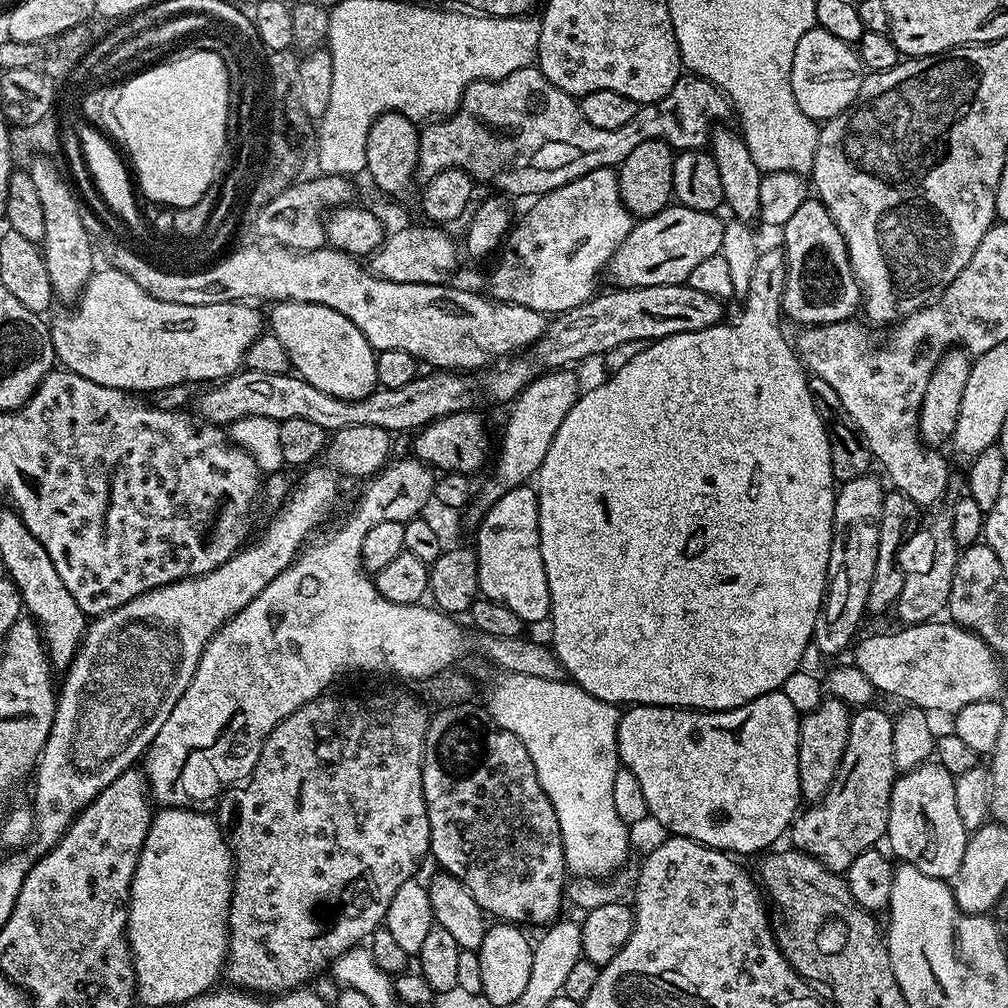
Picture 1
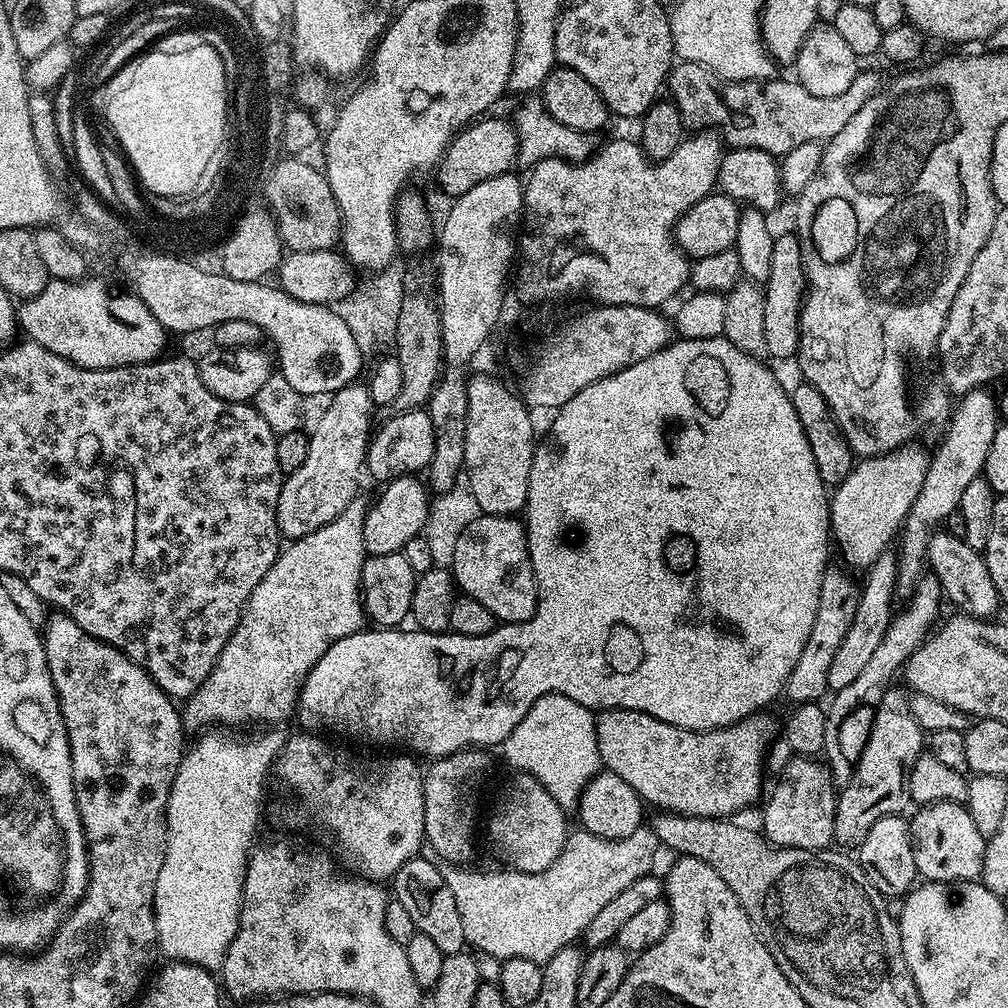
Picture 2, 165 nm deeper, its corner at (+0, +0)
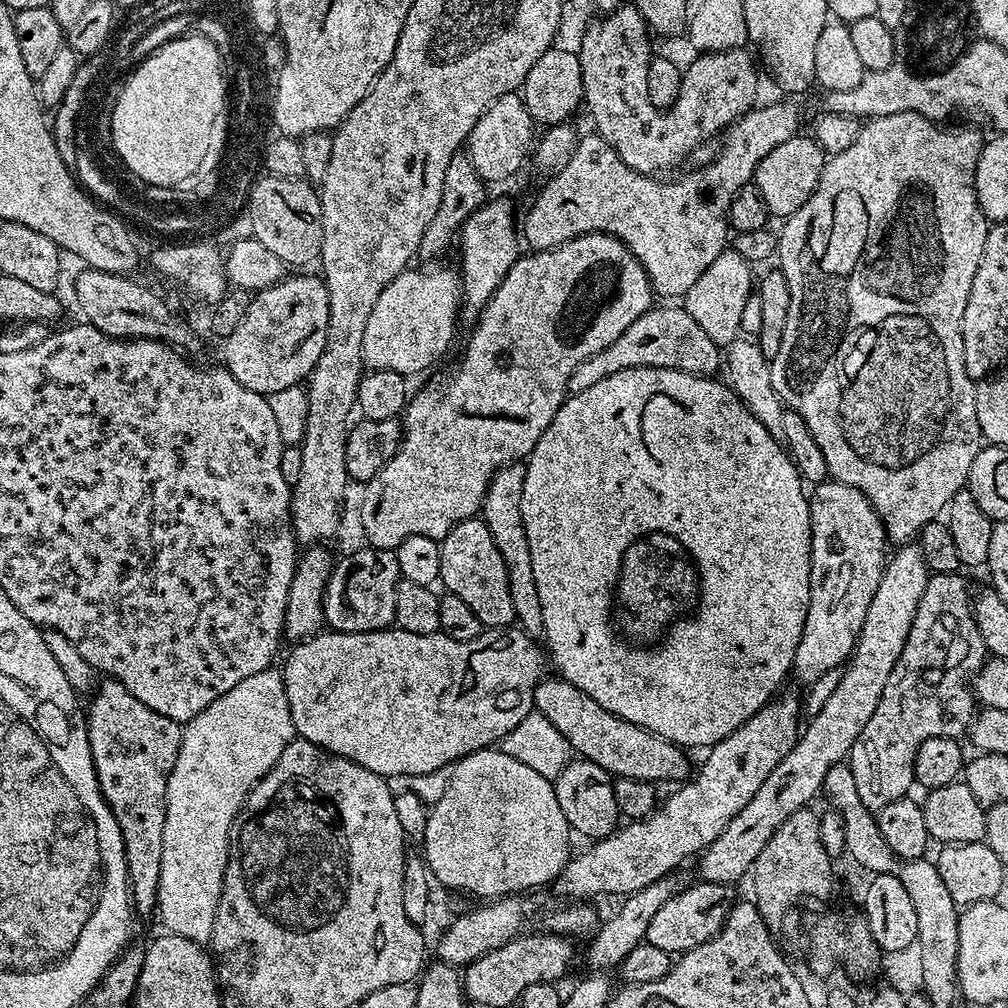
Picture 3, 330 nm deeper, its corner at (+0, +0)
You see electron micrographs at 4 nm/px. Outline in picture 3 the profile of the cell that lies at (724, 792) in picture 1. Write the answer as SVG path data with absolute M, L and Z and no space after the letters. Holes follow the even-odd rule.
M541 679L536 688L535 711L546 714L554 726L558 726L566 742L570 742L573 753L590 762L597 763L613 777L634 778L649 782L660 780L676 780L683 782L689 779L688 756L689 753L680 745L638 726L634 722L626 722L626 718L618 718L610 714L590 694L578 690L566 679Z

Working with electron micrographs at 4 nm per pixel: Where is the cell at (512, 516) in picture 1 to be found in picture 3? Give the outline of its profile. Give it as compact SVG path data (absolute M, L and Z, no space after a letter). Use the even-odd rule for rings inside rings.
M473 518L458 522L450 534L440 541L442 550L442 570L439 583L445 584L447 591L453 596L462 598L474 614L478 614L478 622L485 628L507 628L516 619L514 601L510 598L510 578L506 572L506 562L490 538L490 530L483 519Z

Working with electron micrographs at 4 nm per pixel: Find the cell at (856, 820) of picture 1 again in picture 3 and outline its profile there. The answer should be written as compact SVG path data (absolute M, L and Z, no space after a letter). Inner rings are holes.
M950 572L929 575L906 646L894 670L890 670L882 698L878 698L878 710L870 714L870 722L862 726L862 734L852 744L850 765L858 796L872 813L911 793L908 791L914 788L916 778L914 758L926 738L963 737L977 711L970 677L983 667L986 649L974 622L972 596L962 577Z

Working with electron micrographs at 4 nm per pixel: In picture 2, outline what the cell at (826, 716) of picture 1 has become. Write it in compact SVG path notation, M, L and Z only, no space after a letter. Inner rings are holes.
M797 754L791 758L793 760L784 768L784 777L777 782L764 808L762 835L769 845L777 848L801 848L819 852L827 849L834 840L838 788L832 785L834 776L829 772L827 763Z

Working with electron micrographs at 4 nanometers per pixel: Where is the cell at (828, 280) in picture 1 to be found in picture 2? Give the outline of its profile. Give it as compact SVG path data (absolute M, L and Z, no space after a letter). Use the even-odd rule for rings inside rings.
M795 234L777 235L773 242L770 276L762 284L766 302L766 353L776 360L788 360L800 350L800 305L806 291L804 265L800 262L800 238Z

